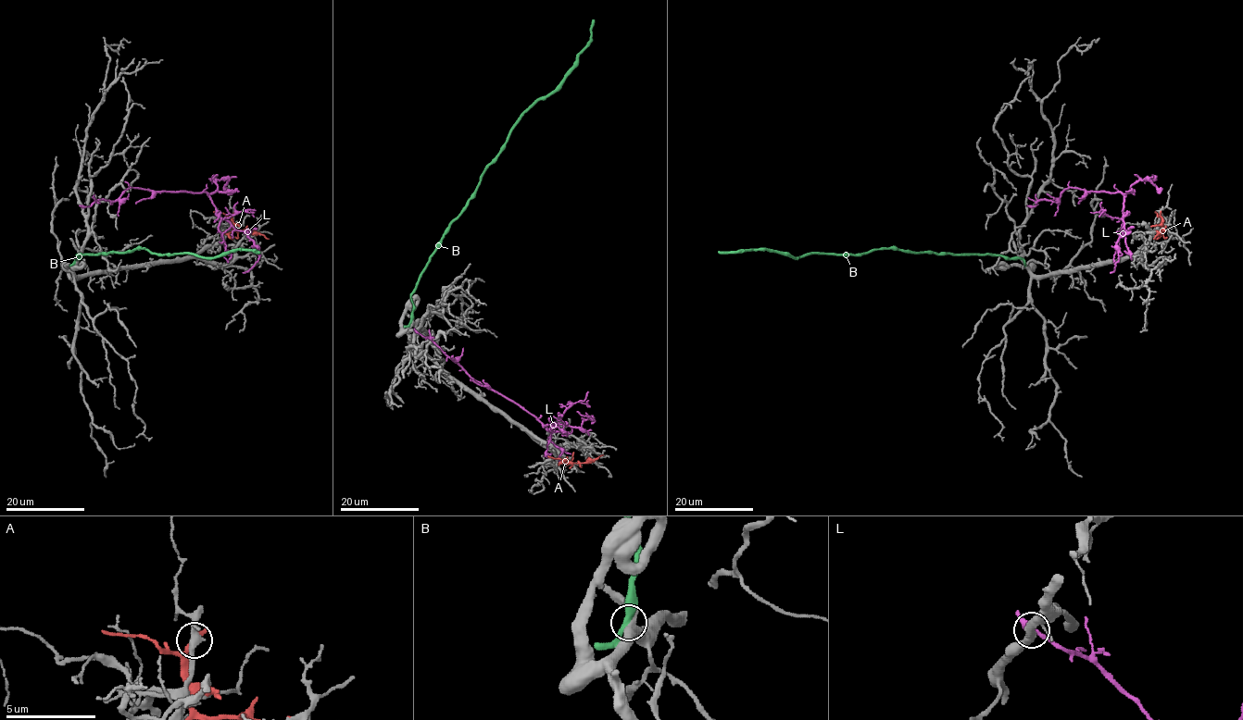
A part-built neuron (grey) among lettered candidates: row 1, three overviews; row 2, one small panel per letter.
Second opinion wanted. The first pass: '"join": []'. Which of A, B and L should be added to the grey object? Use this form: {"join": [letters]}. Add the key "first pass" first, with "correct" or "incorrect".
{"first pass": "incorrect", "join": ["B"]}

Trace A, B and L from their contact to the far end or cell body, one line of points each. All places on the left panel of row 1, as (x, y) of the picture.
A: (233, 213), (232, 227), (235, 229), (259, 232), (269, 239)
B: (77, 258), (77, 255), (140, 249), (159, 254), (194, 254), (203, 257), (217, 257), (237, 250), (259, 253)
L: (82, 206), (115, 201), (131, 187), (206, 192), (216, 212), (245, 233), (259, 254), (243, 273)

